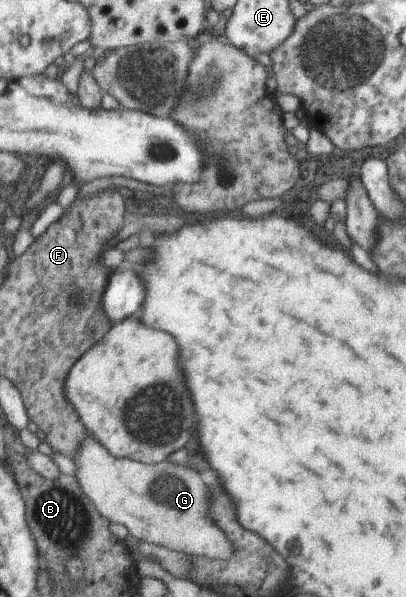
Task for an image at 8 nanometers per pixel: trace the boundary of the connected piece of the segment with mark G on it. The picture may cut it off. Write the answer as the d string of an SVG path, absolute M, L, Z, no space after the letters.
M94 437L81 443L74 463L79 484L99 514L110 523L124 525L136 539L216 560L228 560L233 556L233 543L209 518L208 484L216 480L214 470L208 468L198 472L174 462L145 464L116 457Z

